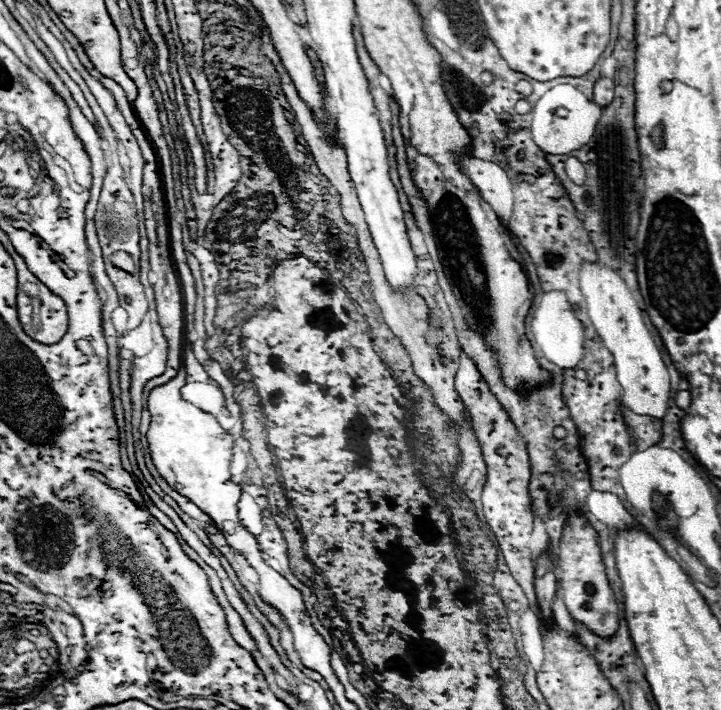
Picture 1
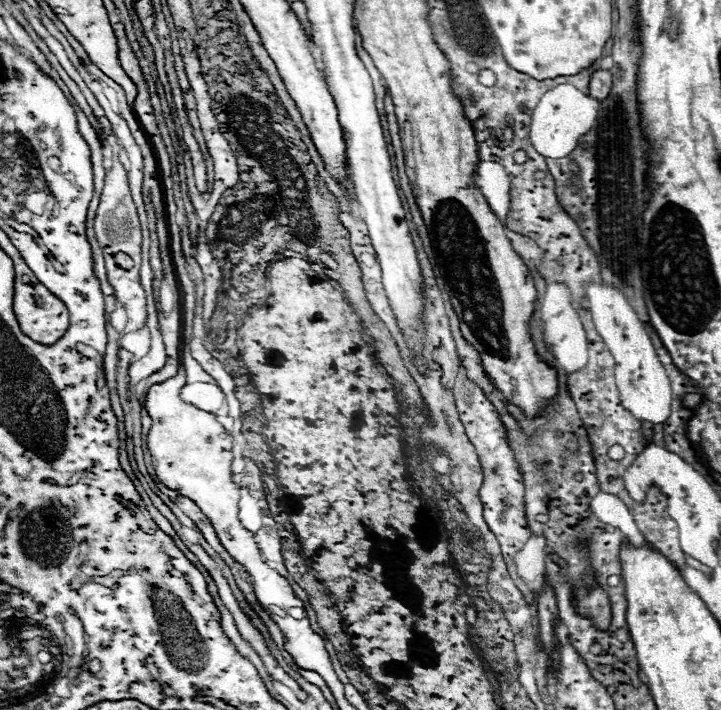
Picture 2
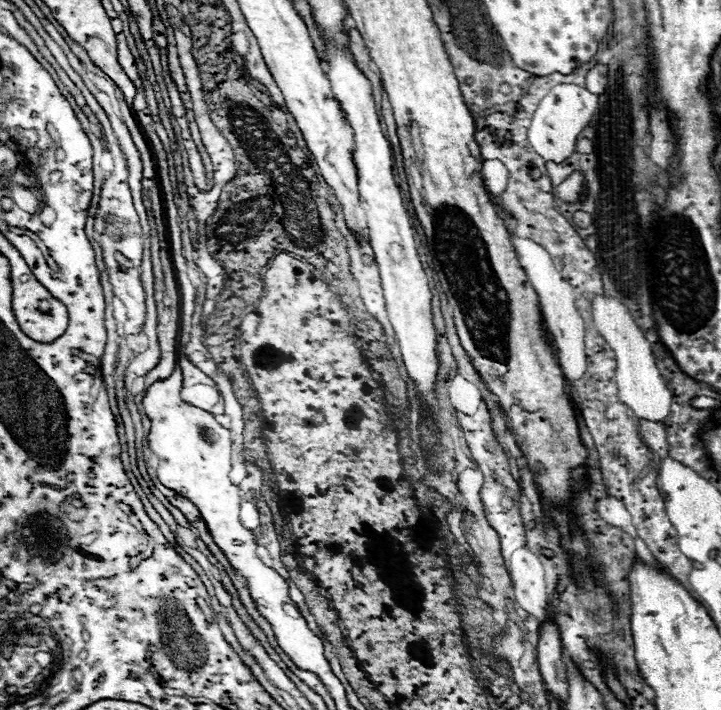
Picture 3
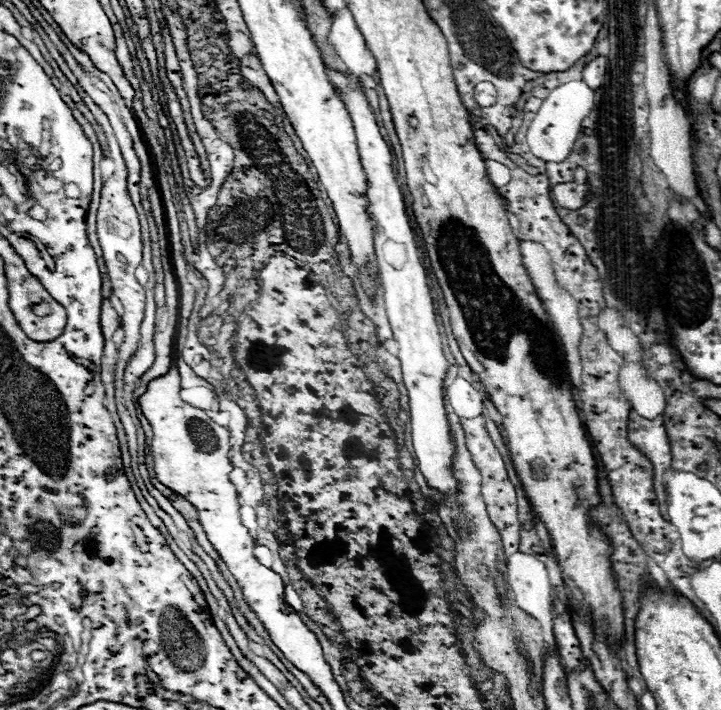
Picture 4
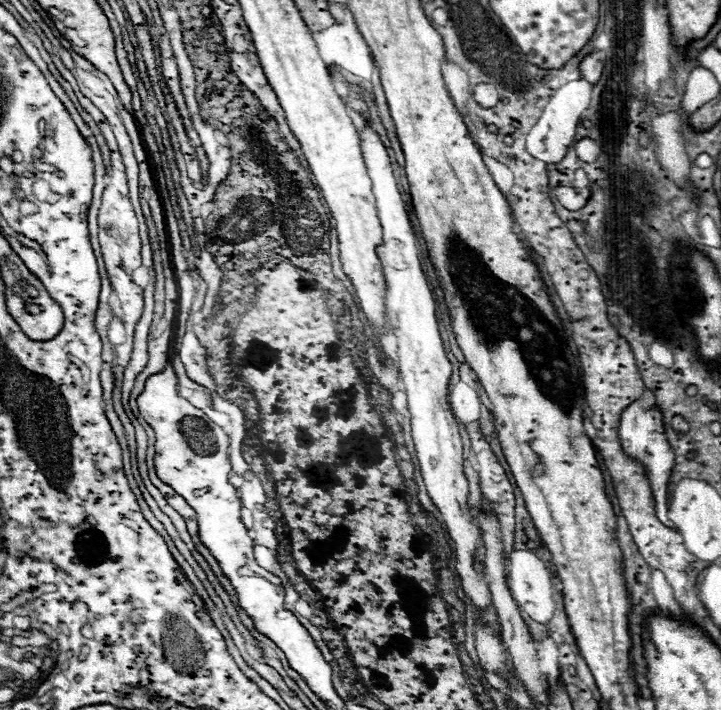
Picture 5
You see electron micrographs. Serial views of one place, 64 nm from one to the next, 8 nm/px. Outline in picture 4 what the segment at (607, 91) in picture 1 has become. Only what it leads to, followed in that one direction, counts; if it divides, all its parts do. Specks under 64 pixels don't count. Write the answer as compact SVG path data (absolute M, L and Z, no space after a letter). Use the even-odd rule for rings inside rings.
M598 56L596 60L592 60L590 64L584 66L584 82L592 88L592 90L598 90L602 84L604 84L604 76L606 76L606 68L608 68L608 60Z

